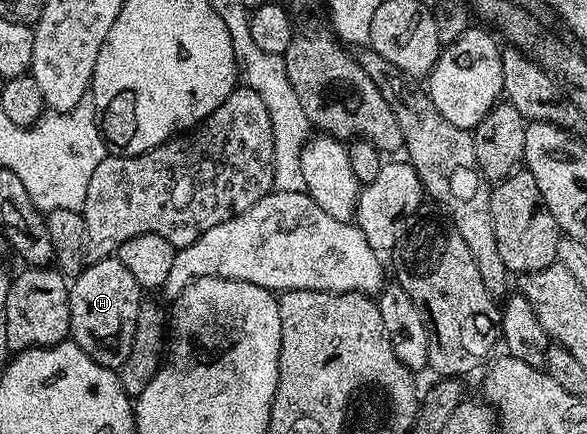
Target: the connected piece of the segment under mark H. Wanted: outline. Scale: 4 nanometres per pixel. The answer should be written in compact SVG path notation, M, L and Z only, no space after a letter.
M119 257L88 262L84 271L71 279L68 299L71 341L98 364L108 370L119 371L120 366L126 364L126 356L130 356L130 344L134 344L134 324L138 324L138 308L142 301L142 287L138 280L130 276L126 264L122 264Z

